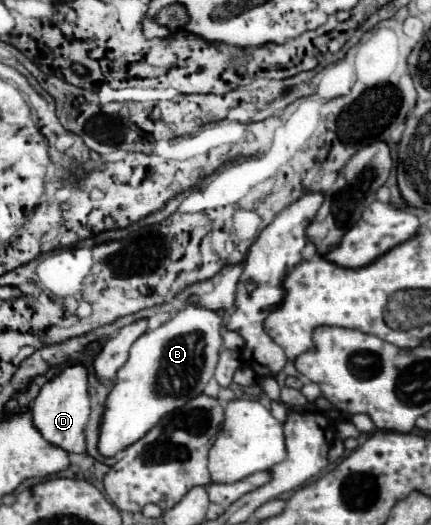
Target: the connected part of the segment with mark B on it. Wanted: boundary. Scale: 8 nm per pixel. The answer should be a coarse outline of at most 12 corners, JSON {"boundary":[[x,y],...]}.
{"boundary":[[188,304],[130,348],[98,450],[202,394],[224,310]]}

